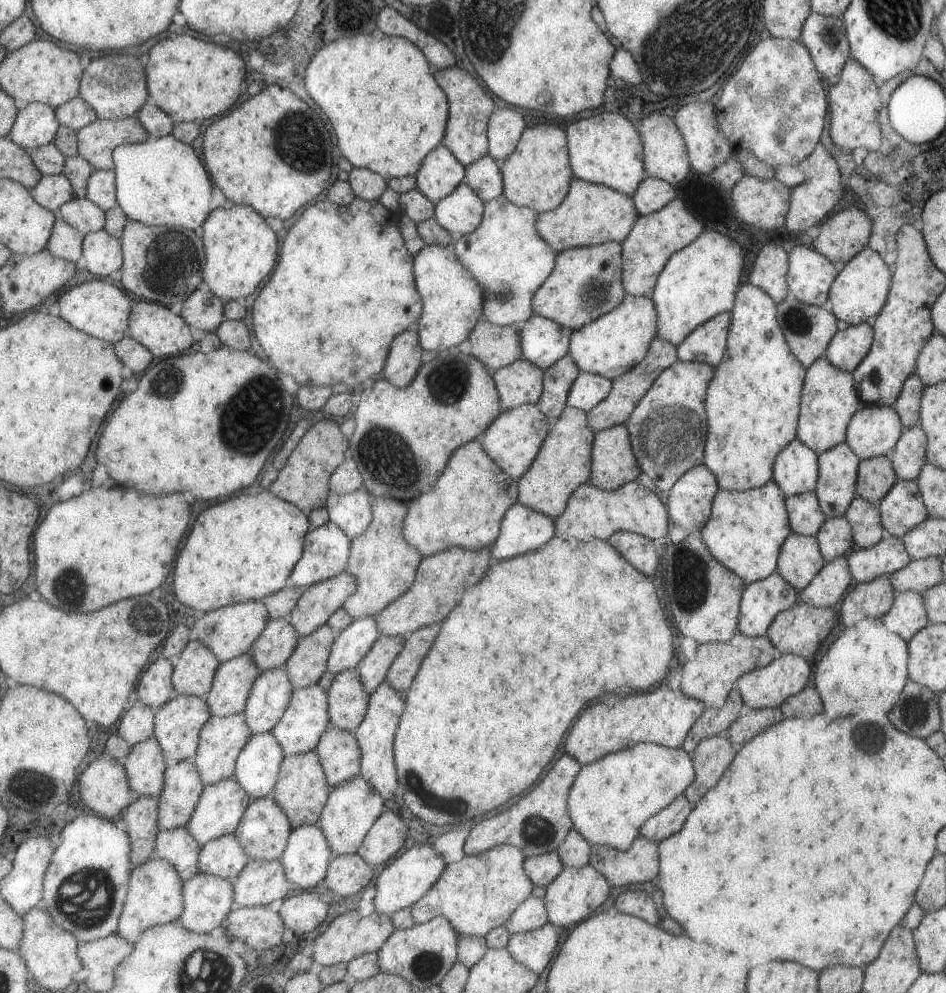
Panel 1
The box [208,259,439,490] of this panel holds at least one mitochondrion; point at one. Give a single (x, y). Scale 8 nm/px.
(258, 403)

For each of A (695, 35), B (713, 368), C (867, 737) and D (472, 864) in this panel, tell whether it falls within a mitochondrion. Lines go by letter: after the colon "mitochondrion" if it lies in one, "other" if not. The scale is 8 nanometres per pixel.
A: mitochondrion
B: other
C: mitochondrion
D: other

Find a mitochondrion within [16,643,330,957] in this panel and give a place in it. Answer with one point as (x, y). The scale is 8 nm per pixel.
(92, 892)

